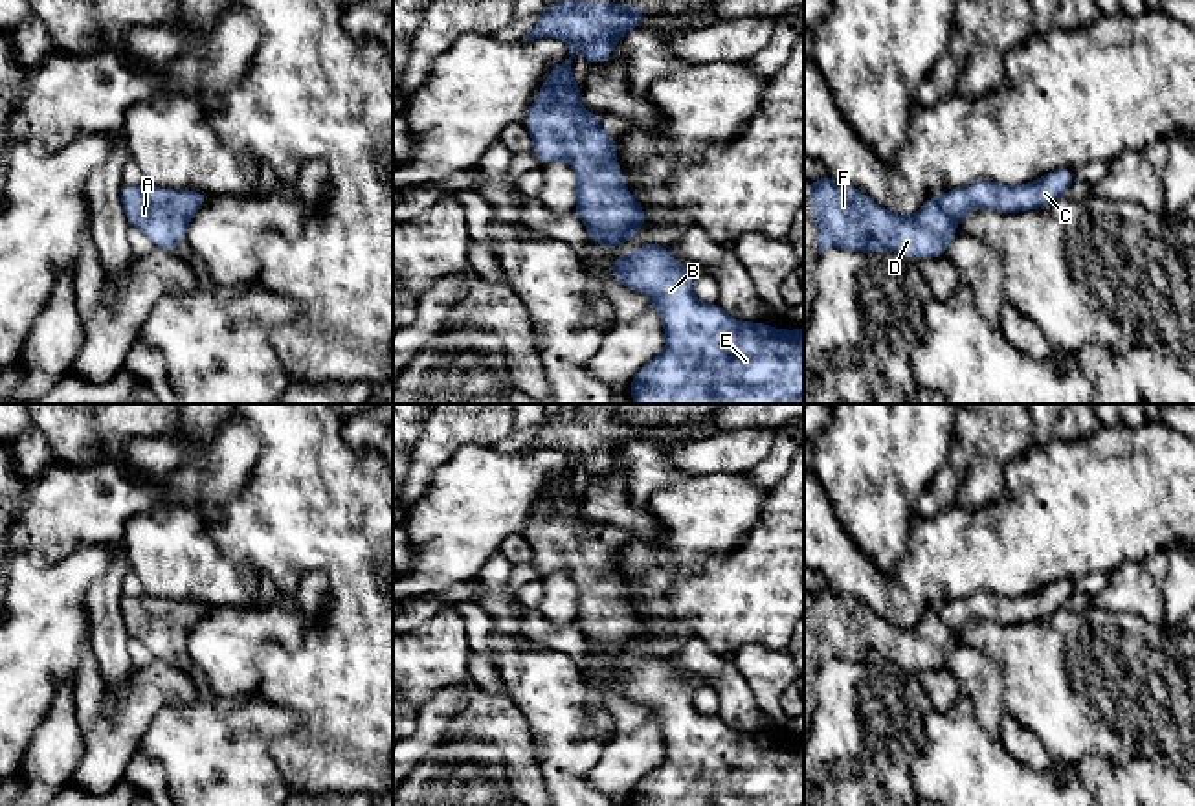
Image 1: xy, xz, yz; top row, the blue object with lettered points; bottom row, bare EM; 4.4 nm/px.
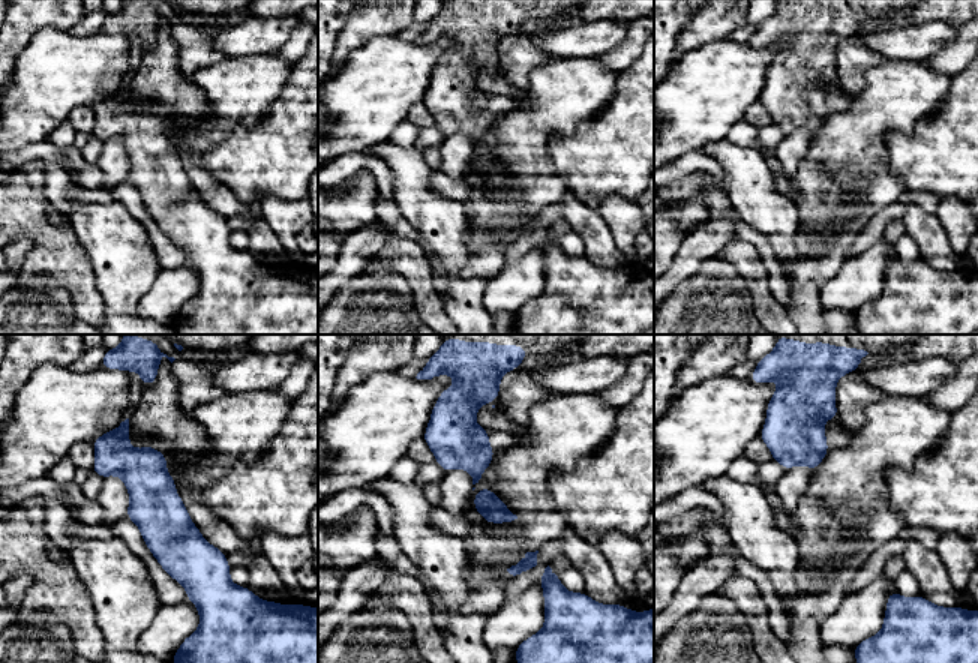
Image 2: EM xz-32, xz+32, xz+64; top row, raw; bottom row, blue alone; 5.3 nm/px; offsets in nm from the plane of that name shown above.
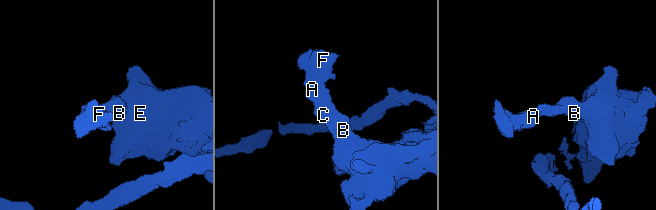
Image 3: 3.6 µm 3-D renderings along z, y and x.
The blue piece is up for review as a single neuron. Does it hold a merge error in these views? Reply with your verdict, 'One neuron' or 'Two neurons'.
One neuron

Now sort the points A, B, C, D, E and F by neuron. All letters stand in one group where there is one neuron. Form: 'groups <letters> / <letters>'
groups A B C D E F

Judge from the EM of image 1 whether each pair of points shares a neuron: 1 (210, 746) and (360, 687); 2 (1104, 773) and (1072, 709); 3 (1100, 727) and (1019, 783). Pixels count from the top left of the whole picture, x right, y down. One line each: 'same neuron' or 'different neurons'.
1: different neurons
2: different neurons
3: different neurons

